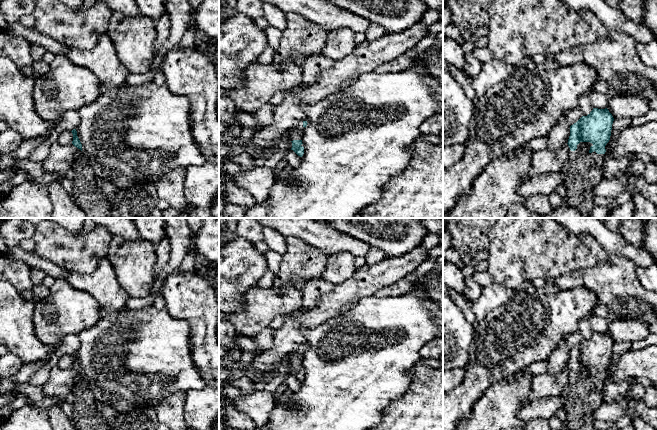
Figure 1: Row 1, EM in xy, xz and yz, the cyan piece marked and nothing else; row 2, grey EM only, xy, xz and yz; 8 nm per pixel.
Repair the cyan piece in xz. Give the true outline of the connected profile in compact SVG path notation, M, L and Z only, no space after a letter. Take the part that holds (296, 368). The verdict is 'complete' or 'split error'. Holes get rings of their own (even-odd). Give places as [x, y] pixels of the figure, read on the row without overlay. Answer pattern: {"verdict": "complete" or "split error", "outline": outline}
{"verdict": "split error", "outline": "M307 345L295 347L293 352L288 356L290 365L292 366L291 374L293 374L300 381L304 378L302 363L307 348Z"}

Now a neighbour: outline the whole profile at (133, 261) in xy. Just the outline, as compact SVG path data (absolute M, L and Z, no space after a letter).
M113 235L106 258L114 268L119 285L130 297L144 298L151 293L157 261L154 244Z

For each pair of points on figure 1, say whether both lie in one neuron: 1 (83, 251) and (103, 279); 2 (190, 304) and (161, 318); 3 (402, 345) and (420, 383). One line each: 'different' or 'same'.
1: different
2: different
3: different

